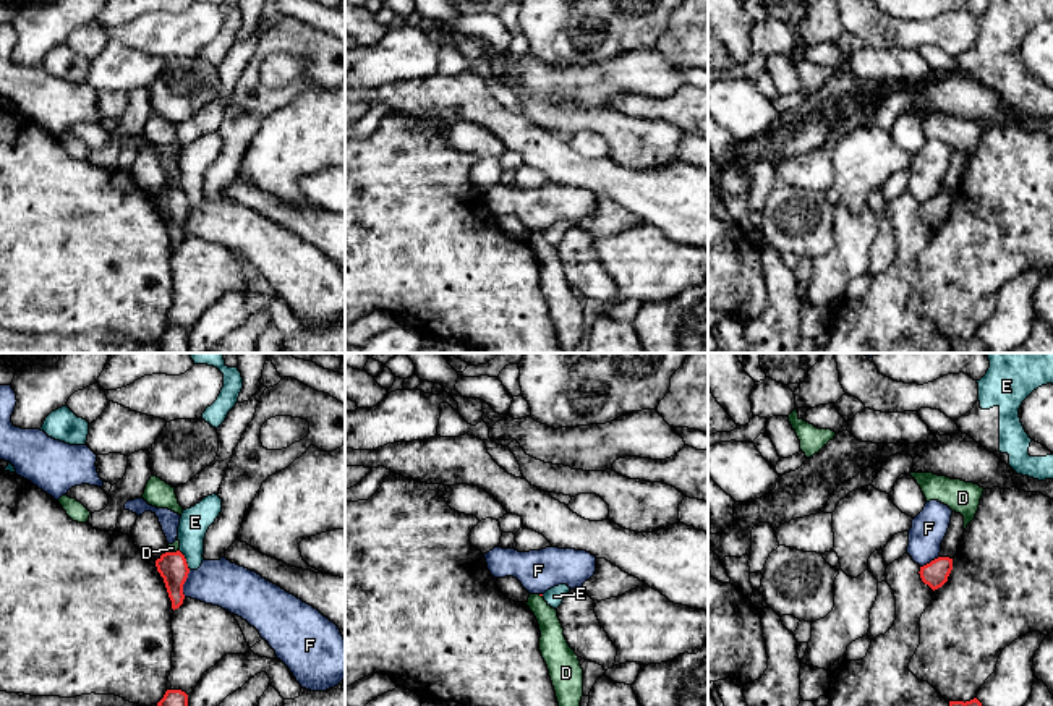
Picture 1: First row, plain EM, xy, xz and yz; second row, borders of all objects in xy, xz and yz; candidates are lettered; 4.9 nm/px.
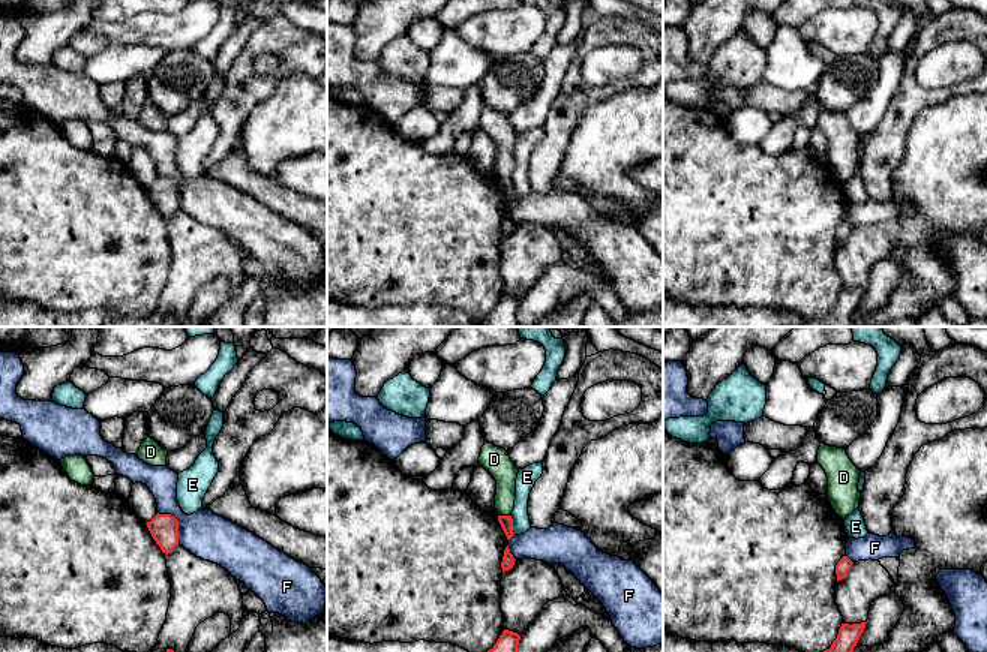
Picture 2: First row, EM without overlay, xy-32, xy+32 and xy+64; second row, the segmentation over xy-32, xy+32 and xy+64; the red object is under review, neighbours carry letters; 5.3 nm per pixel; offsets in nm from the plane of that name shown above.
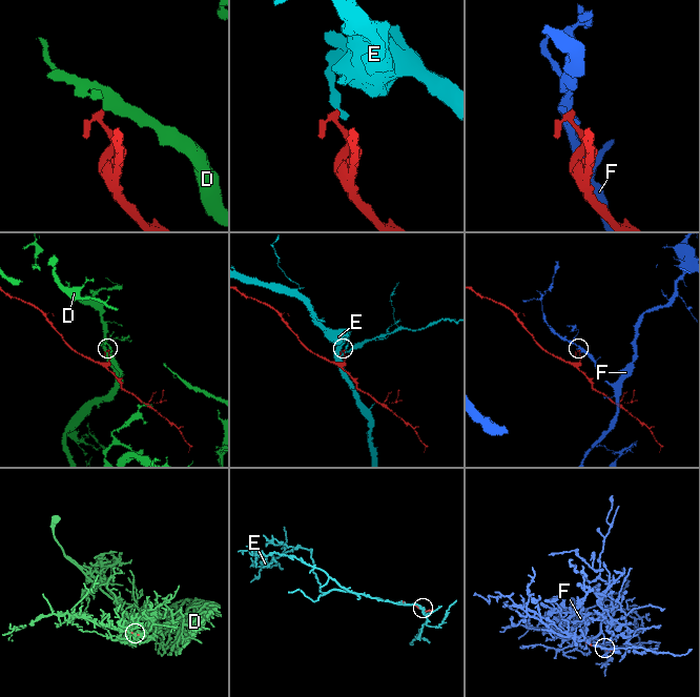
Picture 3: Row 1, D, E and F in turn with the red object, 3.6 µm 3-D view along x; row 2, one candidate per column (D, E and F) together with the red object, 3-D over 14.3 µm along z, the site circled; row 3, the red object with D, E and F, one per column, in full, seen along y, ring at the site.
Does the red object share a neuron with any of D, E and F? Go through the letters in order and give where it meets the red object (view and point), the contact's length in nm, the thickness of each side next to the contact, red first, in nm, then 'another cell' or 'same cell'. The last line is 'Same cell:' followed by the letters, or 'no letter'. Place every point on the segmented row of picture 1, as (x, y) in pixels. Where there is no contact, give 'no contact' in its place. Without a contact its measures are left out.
D: xy (172, 552) | 70 nm | 140/50 nm | another cell
E: xy (185, 561) | 110 nm | 140/150 nm | another cell
F: xy (183, 583) | 140 nm | 140/220 nm | another cell
Same cell: no letter

